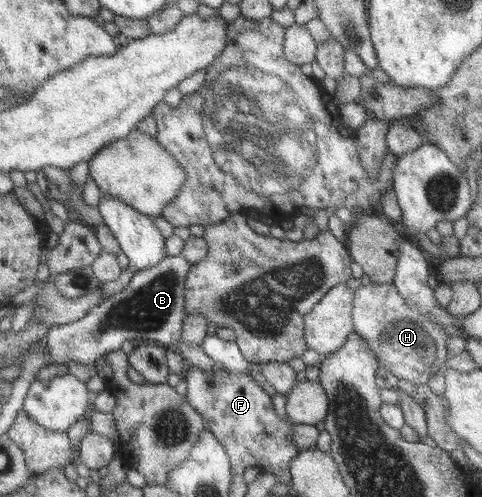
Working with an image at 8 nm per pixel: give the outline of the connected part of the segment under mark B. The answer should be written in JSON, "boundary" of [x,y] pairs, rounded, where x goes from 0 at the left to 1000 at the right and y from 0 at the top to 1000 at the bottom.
{"boundary":[[[380,511],[340,519],[332,531],[282,547],[247,592],[222,598],[187,622],[172,640],[108,656],[95,672],[104,728],[162,728],[191,738],[218,710],[251,702],[259,684],[278,690],[326,688],[340,698],[380,678],[384,573],[398,531]]]}

